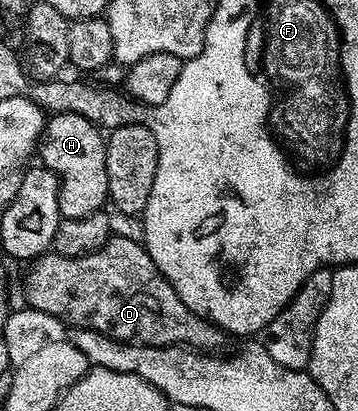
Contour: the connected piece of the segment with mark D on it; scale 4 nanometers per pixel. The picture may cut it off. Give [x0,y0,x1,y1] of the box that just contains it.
[25,236,228,351]

